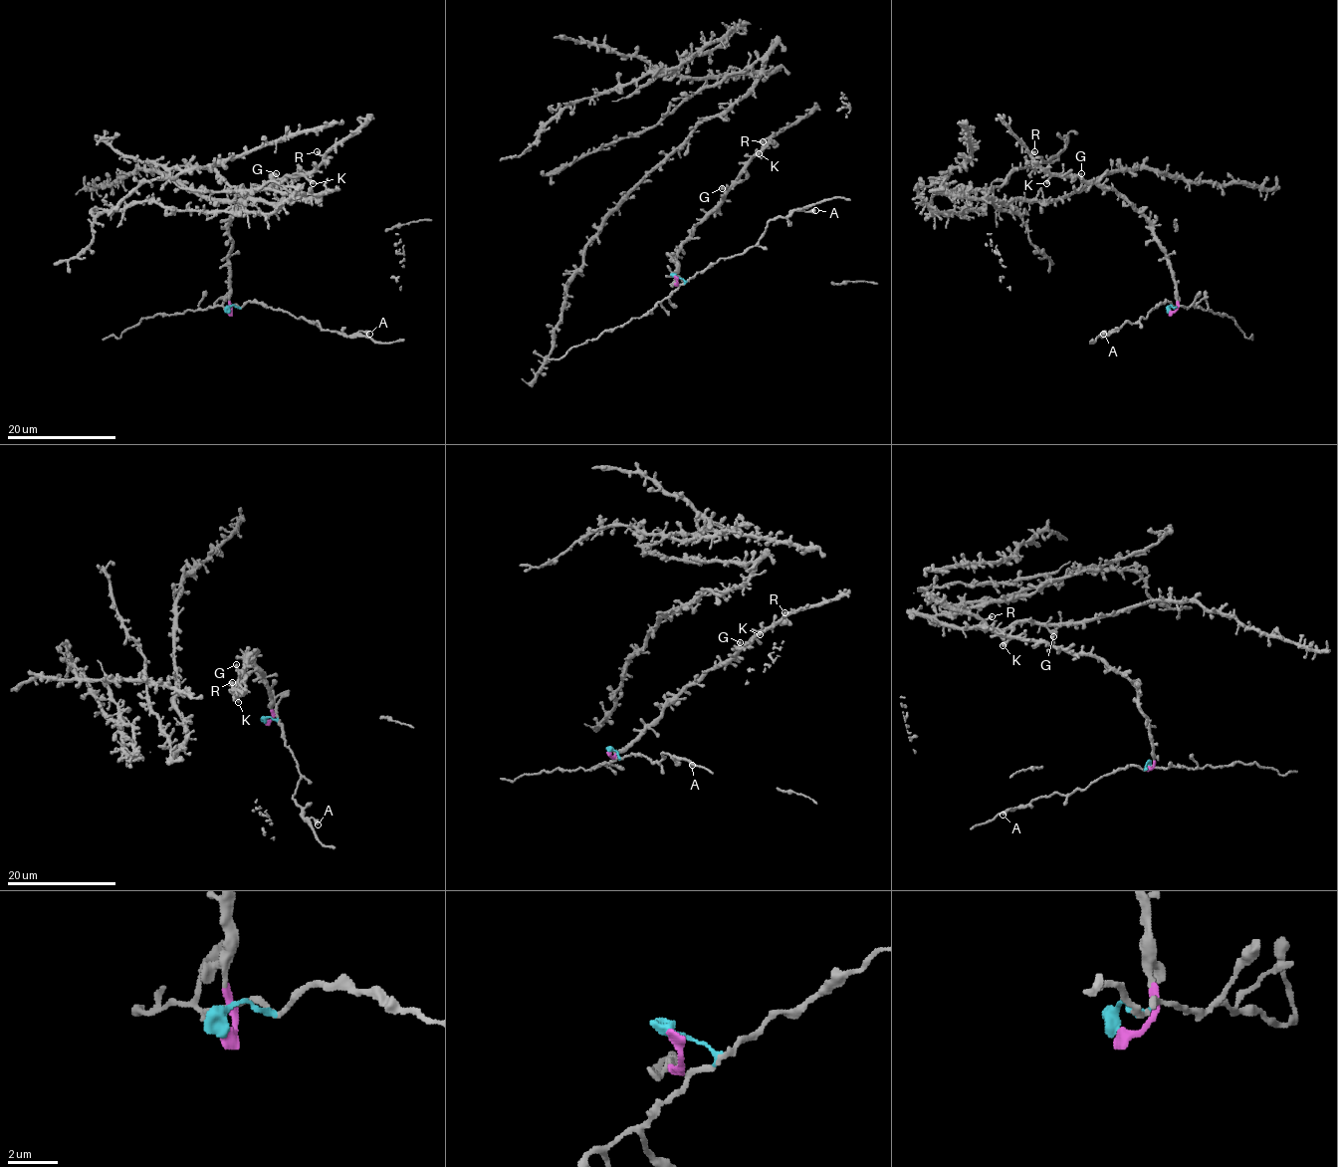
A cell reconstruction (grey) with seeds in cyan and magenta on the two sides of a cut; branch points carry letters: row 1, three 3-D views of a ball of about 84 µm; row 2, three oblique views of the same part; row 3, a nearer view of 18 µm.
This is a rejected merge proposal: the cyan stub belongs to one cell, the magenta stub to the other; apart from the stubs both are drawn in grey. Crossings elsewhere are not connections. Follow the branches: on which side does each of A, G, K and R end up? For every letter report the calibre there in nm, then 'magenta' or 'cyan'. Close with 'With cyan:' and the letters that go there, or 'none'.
A: 480 nm | cyan
G: 240 nm | magenta
K: 400 nm | magenta
R: 320 nm | magenta
With cyan: A

